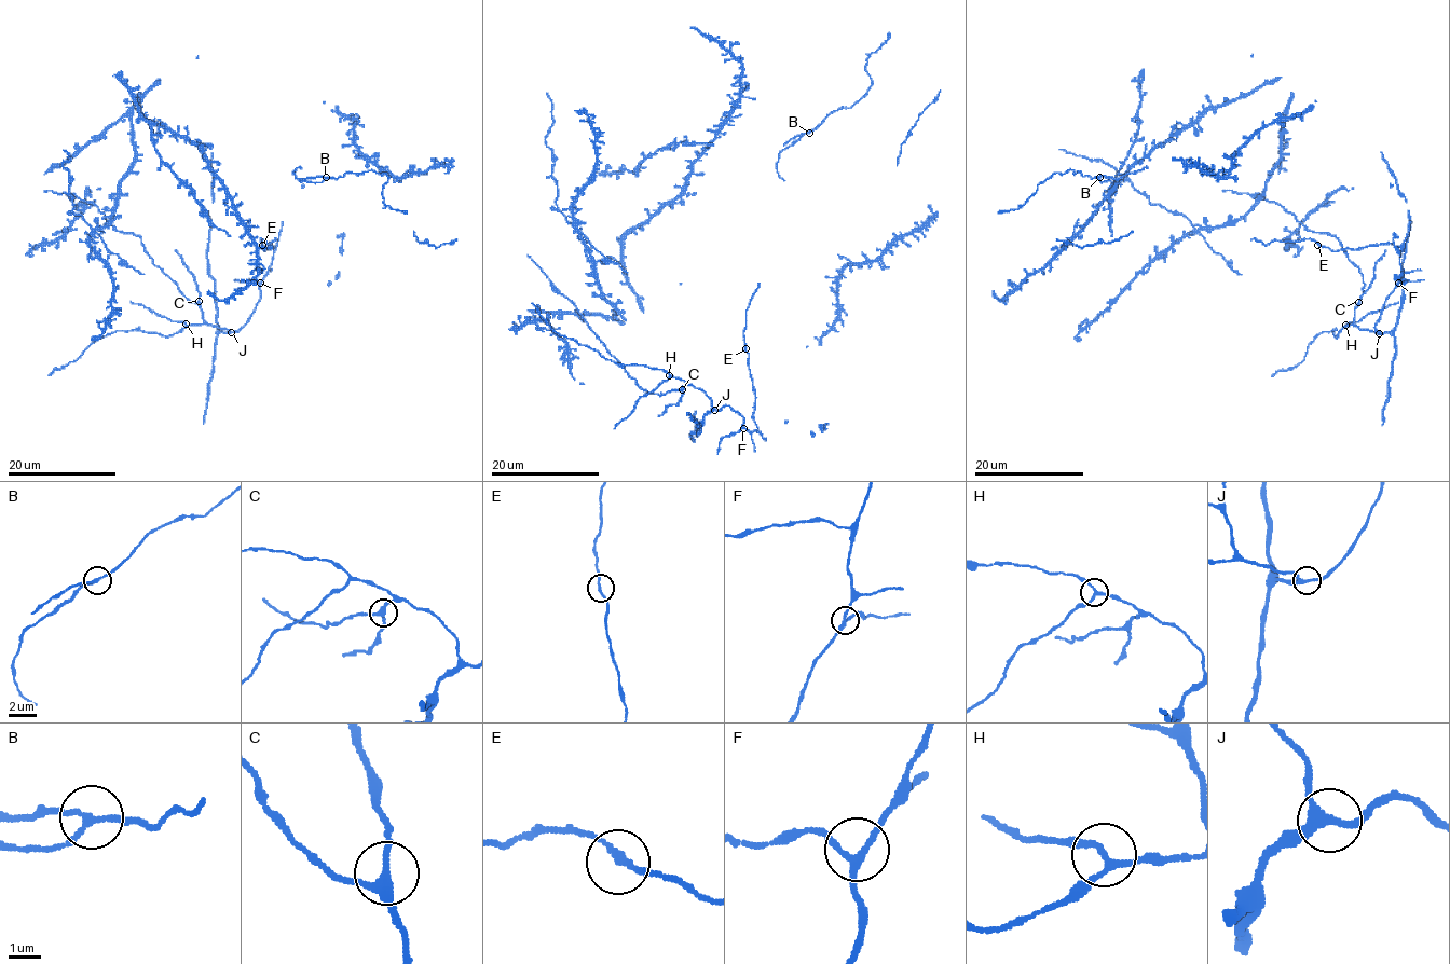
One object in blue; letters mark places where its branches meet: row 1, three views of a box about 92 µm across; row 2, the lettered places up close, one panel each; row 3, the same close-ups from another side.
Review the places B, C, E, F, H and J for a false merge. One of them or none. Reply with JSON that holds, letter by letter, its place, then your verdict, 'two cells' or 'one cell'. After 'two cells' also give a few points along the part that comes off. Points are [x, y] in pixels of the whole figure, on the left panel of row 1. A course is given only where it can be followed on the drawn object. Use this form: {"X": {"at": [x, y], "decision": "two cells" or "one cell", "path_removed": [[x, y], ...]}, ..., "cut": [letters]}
{"B": {"at": [326, 177], "decision": "two cells", "path_removed": [[326, 177], [296, 177], [293, 171], [301, 169]]}, "C": {"at": [199, 301], "decision": "one cell"}, "E": {"at": [262, 245], "decision": "one cell"}, "F": {"at": [260, 283], "decision": "one cell"}, "H": {"at": [186, 324], "decision": "one cell"}, "J": {"at": [231, 332], "decision": "one cell"}, "cut": ["B"]}

